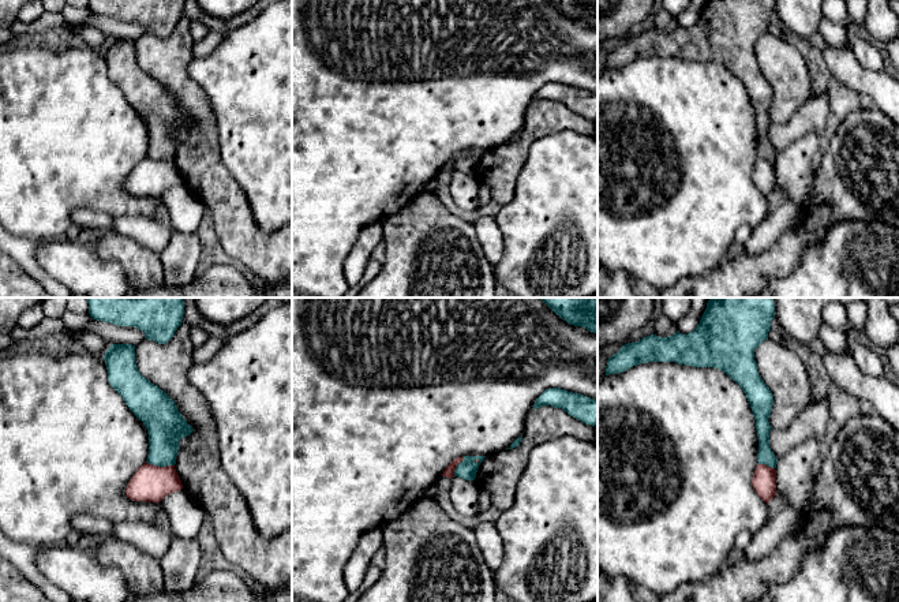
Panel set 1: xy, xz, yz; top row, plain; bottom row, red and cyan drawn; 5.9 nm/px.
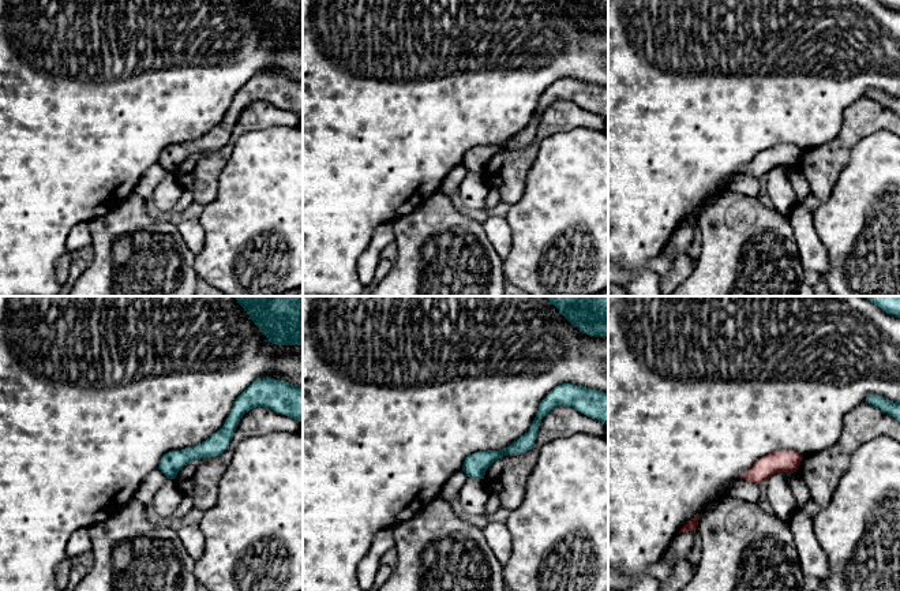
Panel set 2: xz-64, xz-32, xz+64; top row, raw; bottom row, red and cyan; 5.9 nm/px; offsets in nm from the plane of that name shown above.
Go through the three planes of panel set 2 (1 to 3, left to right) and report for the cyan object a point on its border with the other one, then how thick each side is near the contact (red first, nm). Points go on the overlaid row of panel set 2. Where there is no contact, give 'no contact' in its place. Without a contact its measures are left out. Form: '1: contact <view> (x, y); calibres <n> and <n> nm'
1: no contact
2: no contact
3: contact xz+64 (788, 472); calibres 130 and 20 nm

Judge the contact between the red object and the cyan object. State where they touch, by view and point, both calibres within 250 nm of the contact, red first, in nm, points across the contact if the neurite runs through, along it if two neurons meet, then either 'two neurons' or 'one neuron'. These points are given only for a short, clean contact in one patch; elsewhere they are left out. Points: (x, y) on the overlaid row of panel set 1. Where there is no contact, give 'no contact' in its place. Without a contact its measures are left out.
meets red in xy at (161, 467); 220 nm thick on the red side, 220 nm on the other; border along xy (148, 462), (156, 466), (173, 466); two neurons

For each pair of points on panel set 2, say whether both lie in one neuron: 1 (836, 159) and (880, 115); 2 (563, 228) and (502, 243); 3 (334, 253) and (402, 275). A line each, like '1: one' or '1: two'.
1: one
2: two
3: two

